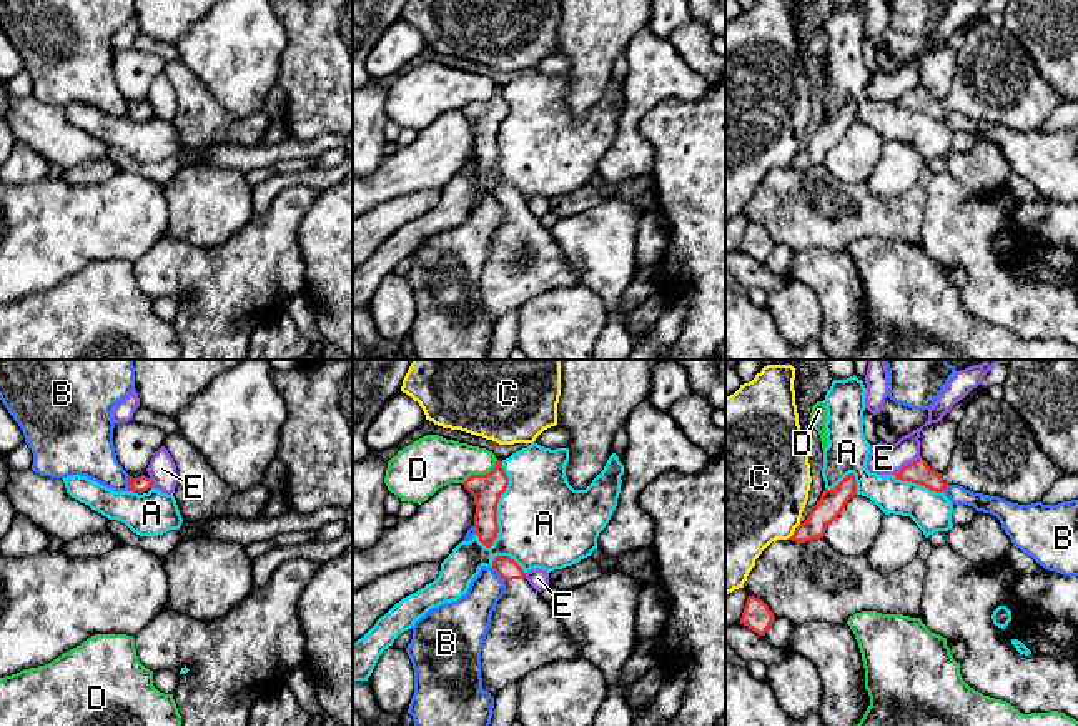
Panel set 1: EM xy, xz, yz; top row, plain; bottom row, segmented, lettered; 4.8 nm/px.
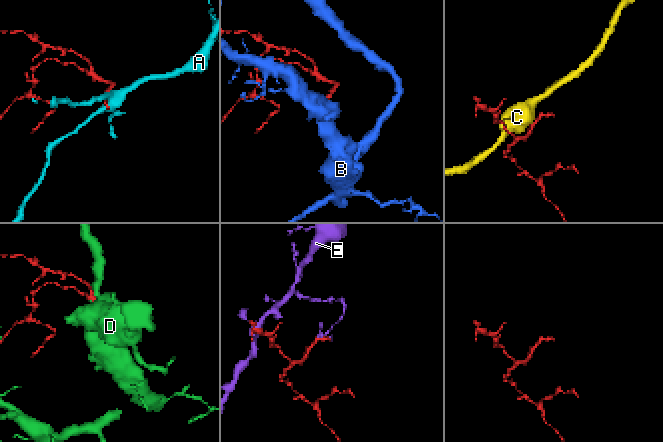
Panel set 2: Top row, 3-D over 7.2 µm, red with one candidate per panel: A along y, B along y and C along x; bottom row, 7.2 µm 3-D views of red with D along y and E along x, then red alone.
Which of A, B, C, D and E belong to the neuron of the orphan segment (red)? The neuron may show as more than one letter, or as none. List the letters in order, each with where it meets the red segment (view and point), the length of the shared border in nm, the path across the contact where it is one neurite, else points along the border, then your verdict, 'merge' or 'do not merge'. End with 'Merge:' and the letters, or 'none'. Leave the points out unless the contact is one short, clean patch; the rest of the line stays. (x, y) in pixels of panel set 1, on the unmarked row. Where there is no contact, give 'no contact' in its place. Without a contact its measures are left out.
A: contact xz (496, 134); length 440 nm; do not merge
B: contact xy (128, 110); length 80 nm; border xy (127, 102), (128, 117); do not merge
C: contact yz (796, 157); length 90 nm; do not merge
D: contact xz (481, 102); length 200 nm; border xz (498, 87), (488, 99), (473, 100), (463, 110); do not merge
E: contact yz (907, 92); length 160 nm; do not merge
Merge: none

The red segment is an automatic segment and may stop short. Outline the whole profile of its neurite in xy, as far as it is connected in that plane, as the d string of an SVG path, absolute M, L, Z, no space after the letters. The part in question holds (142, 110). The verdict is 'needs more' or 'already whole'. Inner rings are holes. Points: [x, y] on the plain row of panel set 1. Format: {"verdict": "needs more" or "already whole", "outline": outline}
{"verdict": "needs more", "outline": "M146 97L128 102L128 118L143 122L153 115L153 108Z"}

